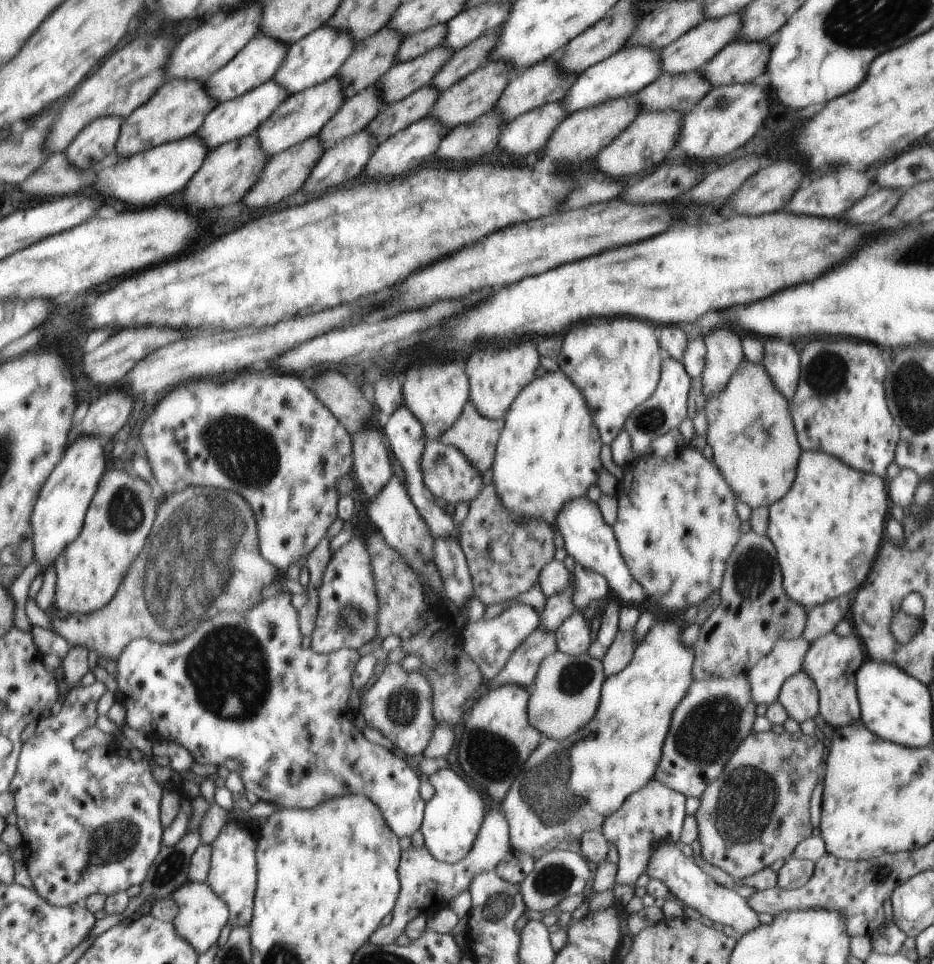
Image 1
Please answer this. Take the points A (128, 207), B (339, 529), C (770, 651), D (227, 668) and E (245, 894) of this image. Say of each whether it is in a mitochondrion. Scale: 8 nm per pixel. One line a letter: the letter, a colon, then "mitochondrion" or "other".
A: other
B: other
C: other
D: mitochondrion
E: other

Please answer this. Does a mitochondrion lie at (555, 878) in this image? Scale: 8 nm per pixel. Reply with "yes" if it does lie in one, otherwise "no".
yes

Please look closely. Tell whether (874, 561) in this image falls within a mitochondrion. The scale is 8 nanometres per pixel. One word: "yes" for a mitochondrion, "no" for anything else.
no

